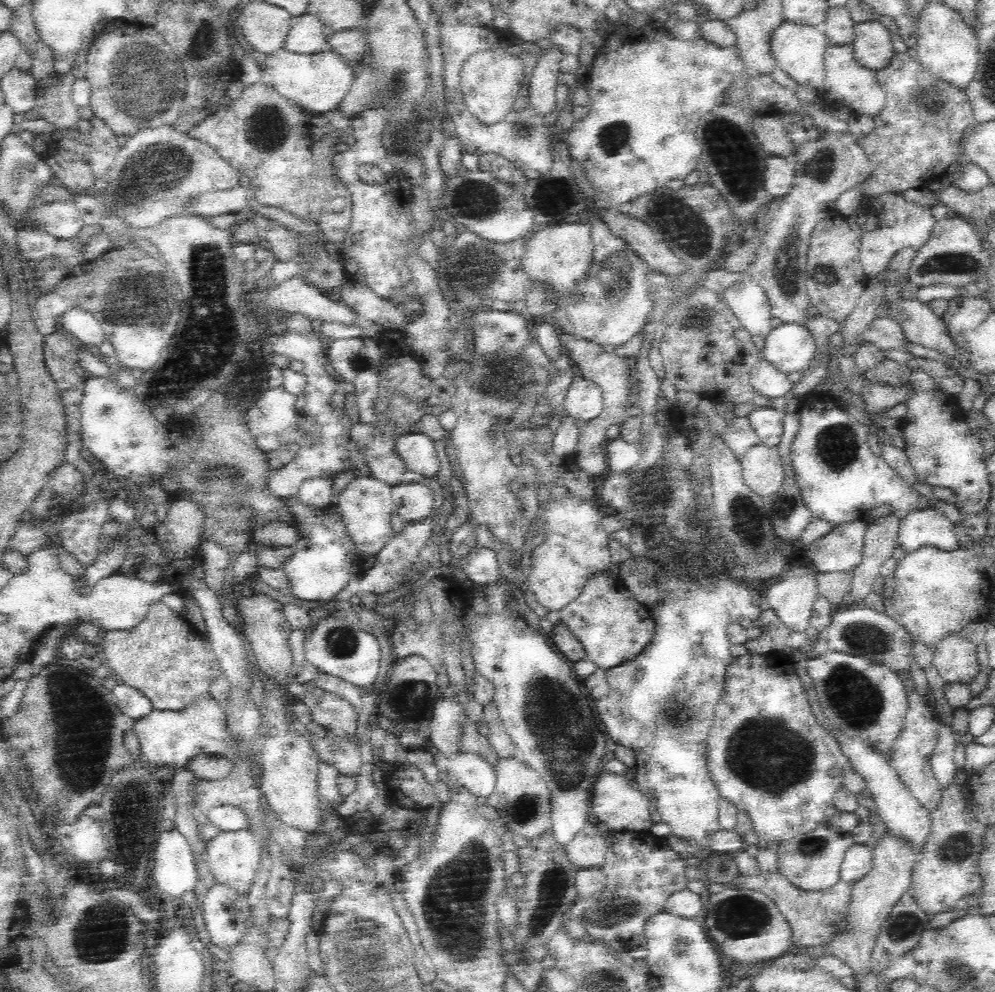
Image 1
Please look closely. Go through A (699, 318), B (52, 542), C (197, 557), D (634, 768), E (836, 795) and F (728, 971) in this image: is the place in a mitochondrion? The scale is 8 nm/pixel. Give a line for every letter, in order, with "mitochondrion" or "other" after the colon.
A: mitochondrion
B: other
C: other
D: other
E: other
F: other

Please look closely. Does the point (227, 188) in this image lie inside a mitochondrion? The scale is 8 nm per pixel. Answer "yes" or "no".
no

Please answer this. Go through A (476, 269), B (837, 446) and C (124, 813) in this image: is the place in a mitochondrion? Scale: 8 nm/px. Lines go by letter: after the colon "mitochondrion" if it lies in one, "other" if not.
A: mitochondrion
B: mitochondrion
C: other

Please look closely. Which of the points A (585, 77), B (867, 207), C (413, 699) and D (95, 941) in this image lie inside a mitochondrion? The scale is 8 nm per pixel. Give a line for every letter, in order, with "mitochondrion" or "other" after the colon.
A: other
B: other
C: mitochondrion
D: mitochondrion

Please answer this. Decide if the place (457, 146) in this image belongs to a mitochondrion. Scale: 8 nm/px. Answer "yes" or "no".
no

